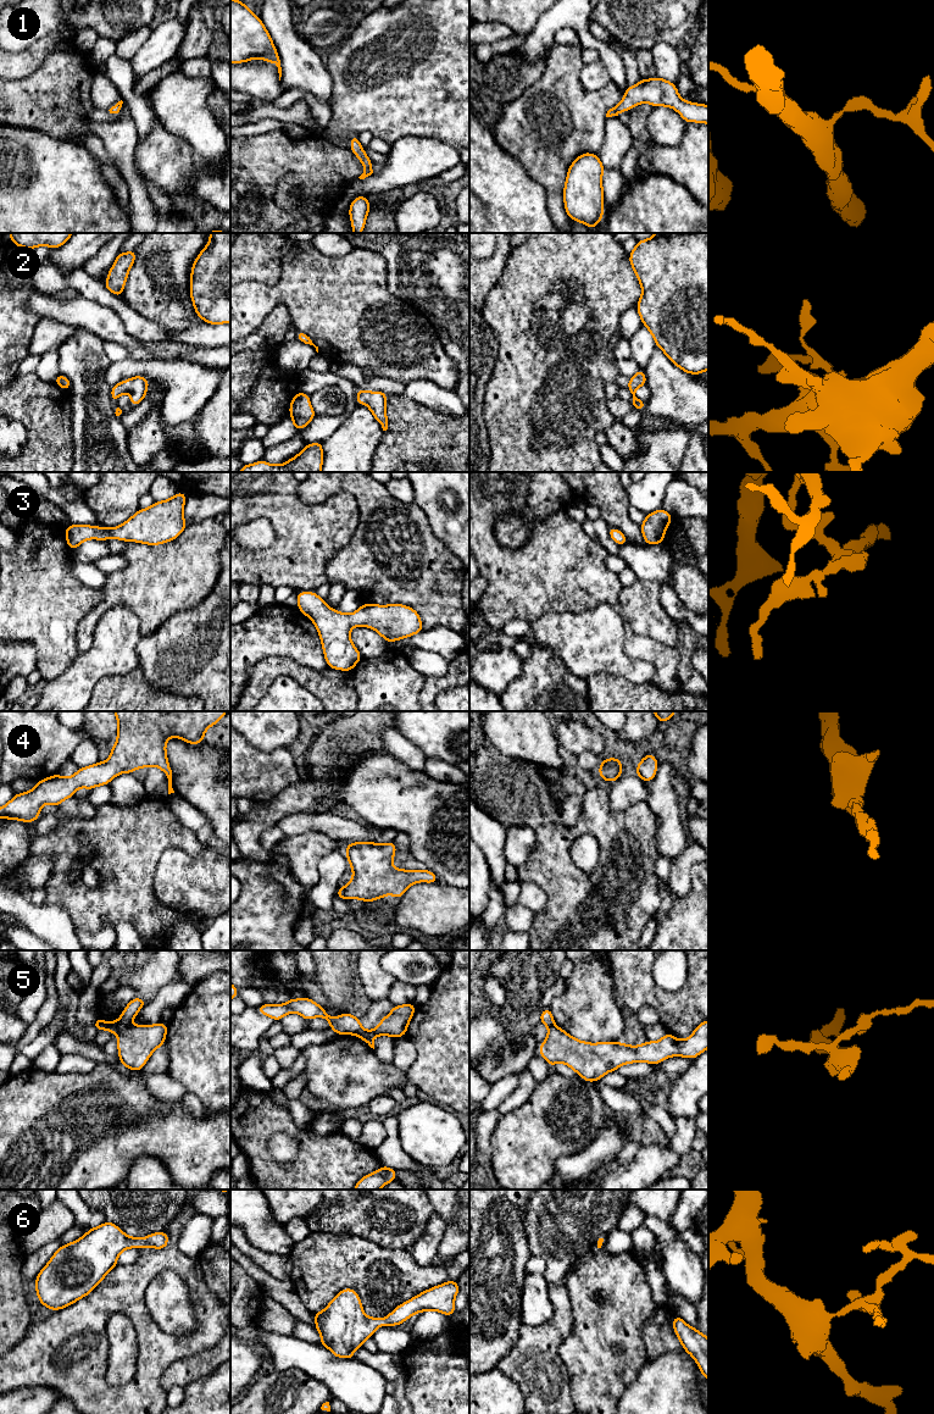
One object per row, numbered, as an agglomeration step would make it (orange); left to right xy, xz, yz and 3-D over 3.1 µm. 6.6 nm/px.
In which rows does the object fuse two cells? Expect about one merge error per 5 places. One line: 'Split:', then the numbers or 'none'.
Split: 5

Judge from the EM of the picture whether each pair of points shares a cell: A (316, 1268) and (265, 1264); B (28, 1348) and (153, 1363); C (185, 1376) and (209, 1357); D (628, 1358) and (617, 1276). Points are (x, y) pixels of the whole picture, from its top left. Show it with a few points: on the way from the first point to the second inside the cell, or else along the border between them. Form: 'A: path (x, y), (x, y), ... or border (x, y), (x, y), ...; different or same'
A: border (288, 1256), (293, 1265), (292, 1277); different
B: path (61, 1376), (81, 1380), (96, 1393), (128, 1393); same
C: path (192, 1370), (203, 1363); same
D: path (617, 1337), (617, 1297); same

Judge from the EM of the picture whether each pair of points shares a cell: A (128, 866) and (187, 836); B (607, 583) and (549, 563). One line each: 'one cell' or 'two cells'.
A: one cell
B: one cell

